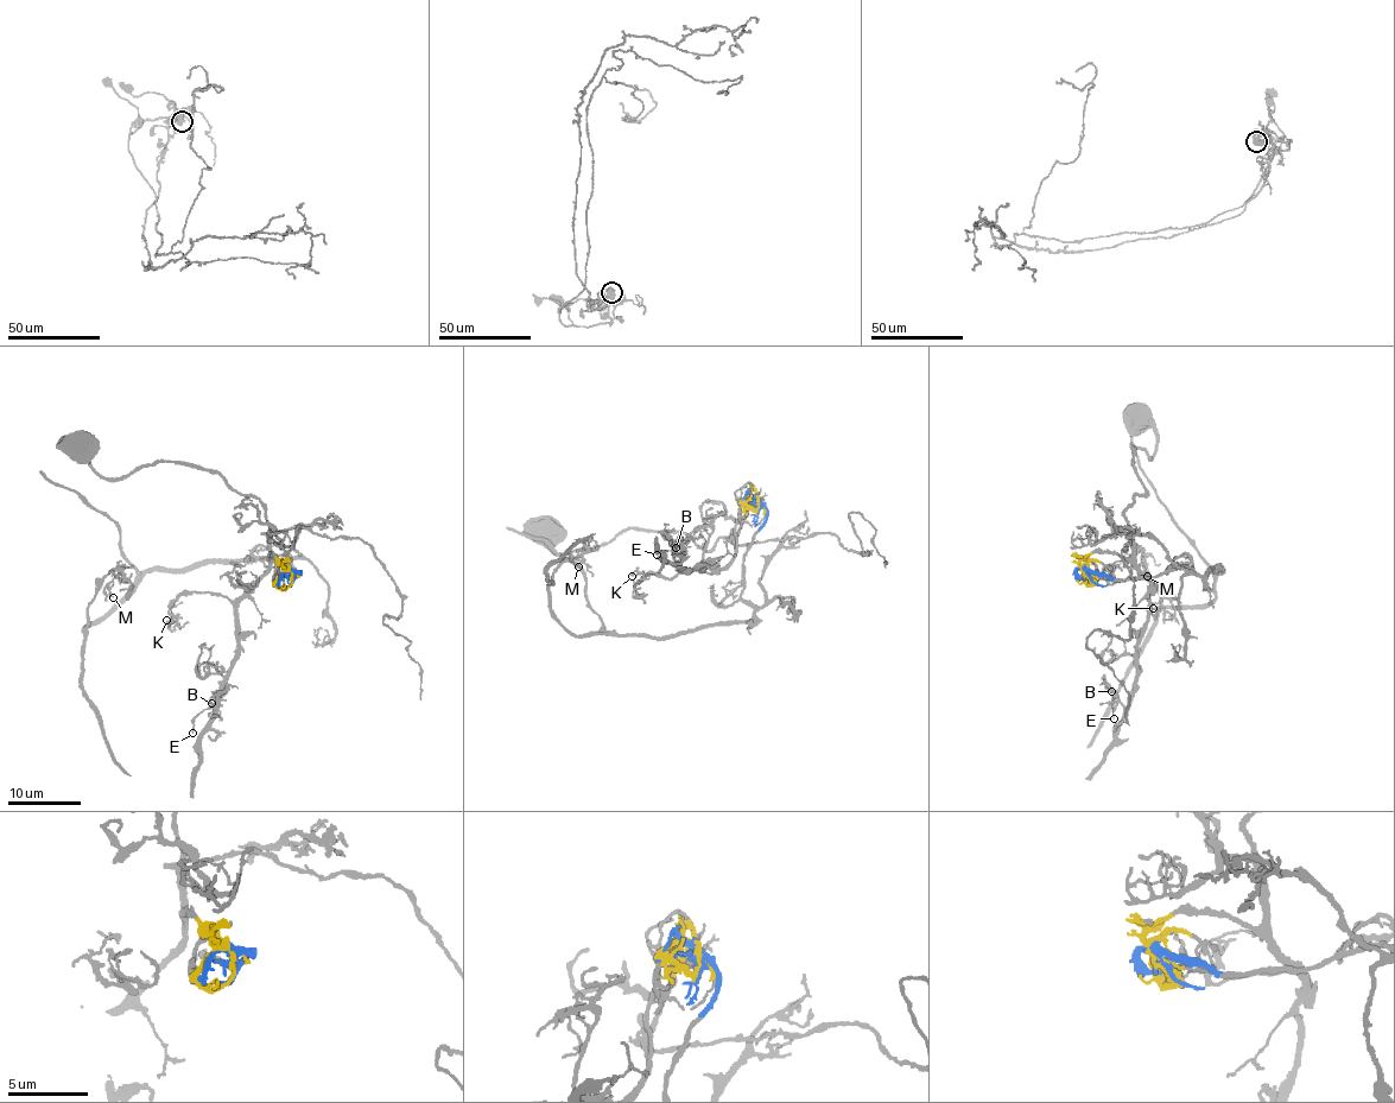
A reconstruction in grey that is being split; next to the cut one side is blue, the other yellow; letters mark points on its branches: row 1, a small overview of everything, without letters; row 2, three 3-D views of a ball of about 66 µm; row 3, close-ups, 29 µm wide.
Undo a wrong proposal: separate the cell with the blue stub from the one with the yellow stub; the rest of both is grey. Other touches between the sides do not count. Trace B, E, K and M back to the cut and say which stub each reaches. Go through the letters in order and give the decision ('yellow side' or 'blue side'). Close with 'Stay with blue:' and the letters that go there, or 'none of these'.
B: yellow side
E: yellow side
K: yellow side
M: blue side
Stay with blue: M

